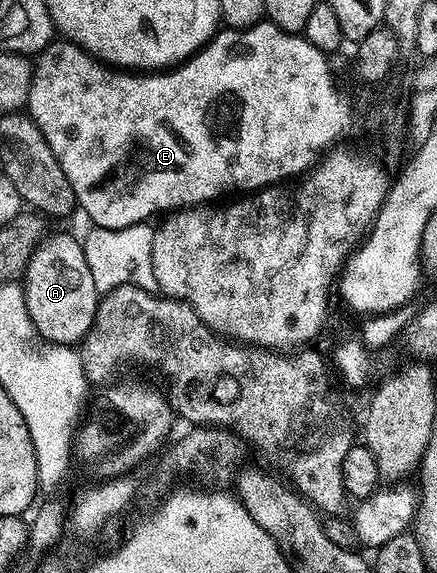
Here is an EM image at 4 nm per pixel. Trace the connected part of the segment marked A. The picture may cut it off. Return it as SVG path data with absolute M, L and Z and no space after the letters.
M57 236L42 243L33 253L21 283L29 318L42 339L51 344L75 346L87 337L99 309L101 294L78 239Z

